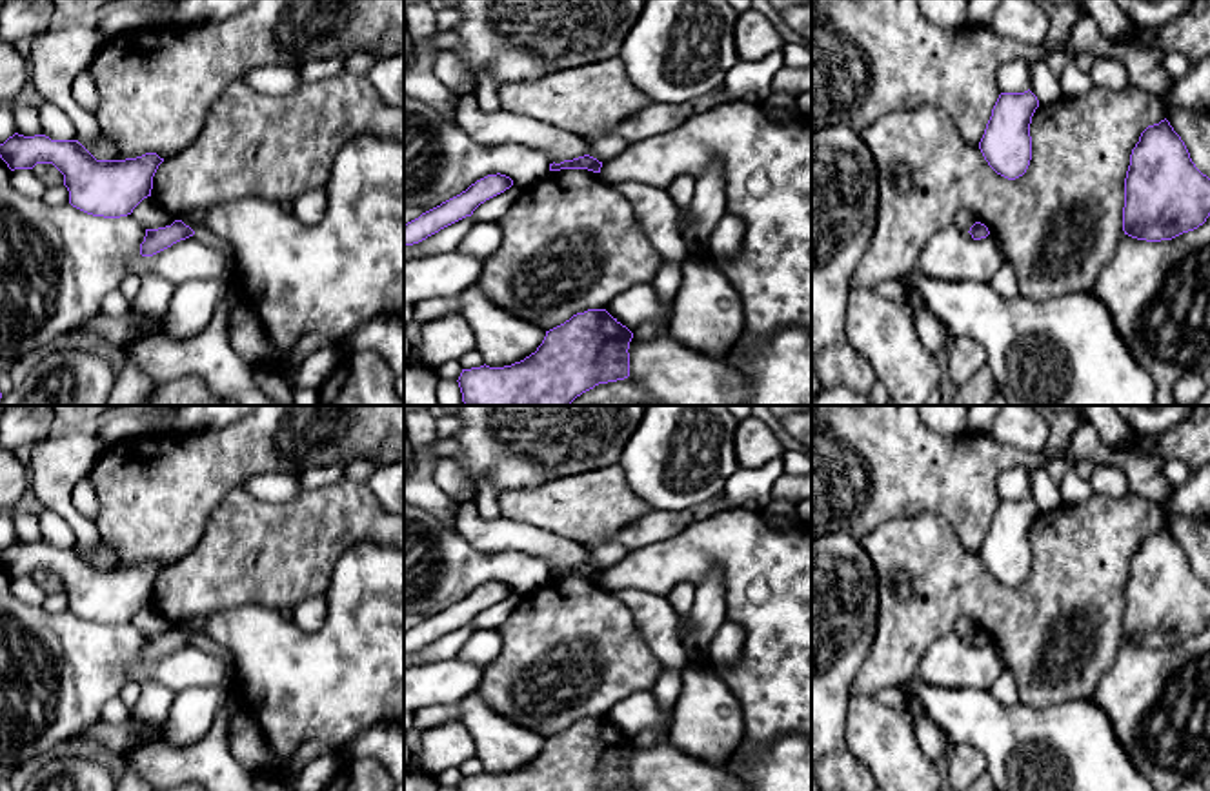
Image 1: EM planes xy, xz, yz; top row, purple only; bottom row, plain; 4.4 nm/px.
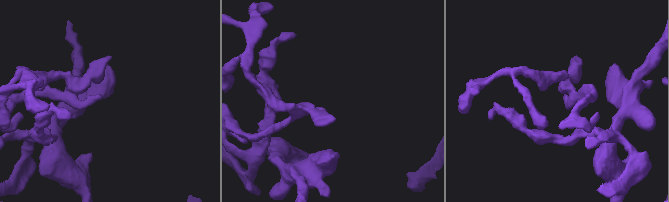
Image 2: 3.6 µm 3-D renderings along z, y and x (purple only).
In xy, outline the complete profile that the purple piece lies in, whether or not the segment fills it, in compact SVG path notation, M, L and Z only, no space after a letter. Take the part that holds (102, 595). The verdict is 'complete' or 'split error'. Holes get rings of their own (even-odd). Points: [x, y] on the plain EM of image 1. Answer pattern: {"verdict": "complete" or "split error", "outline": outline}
{"verdict": "complete", "outline": "M15 540L0 551L0 566L11 578L53 571L64 582L69 611L87 622L120 626L147 604L164 569L156 560L126 567L96 567L78 547Z"}

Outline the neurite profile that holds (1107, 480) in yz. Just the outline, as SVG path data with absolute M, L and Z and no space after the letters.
M1095 466L1088 478L1095 495L1119 498L1130 493L1126 475L1115 466Z

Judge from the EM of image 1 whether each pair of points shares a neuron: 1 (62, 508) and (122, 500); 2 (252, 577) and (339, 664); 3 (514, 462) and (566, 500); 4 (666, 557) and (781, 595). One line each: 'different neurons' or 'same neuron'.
1: different neurons
2: different neurons
3: different neurons
4: same neuron

